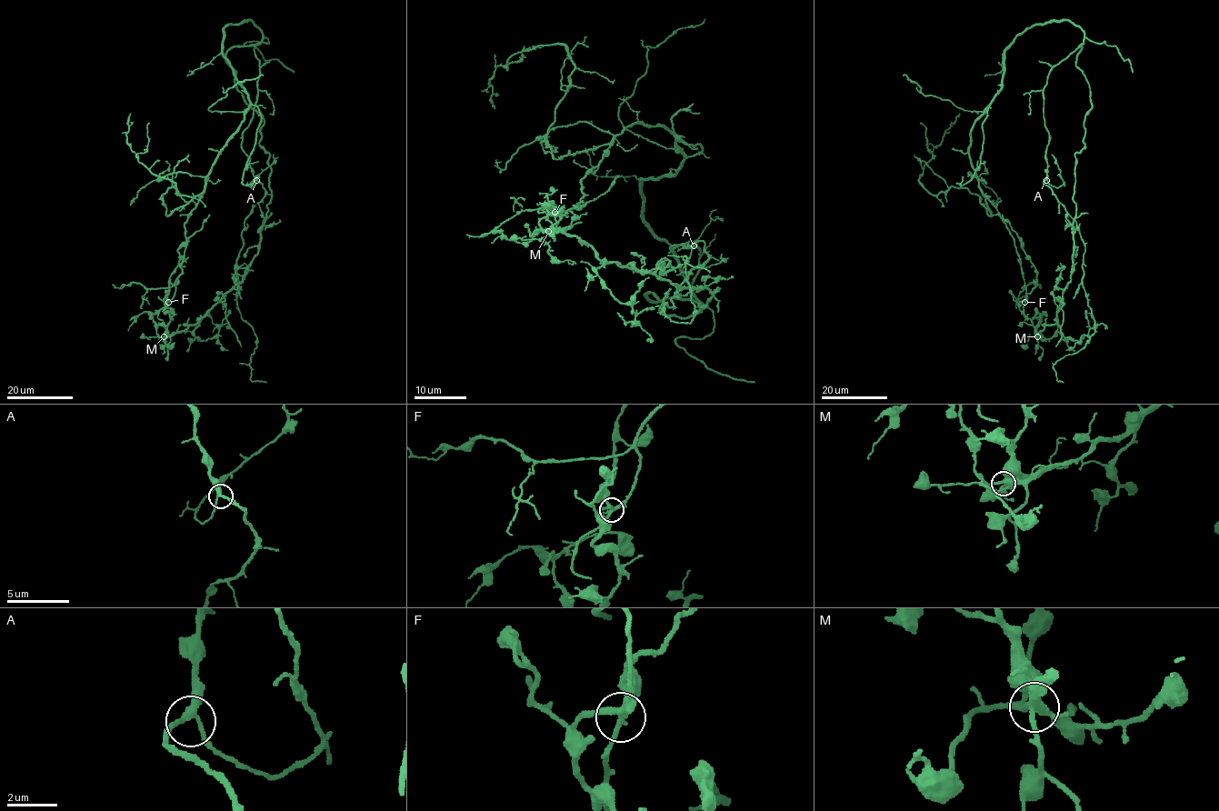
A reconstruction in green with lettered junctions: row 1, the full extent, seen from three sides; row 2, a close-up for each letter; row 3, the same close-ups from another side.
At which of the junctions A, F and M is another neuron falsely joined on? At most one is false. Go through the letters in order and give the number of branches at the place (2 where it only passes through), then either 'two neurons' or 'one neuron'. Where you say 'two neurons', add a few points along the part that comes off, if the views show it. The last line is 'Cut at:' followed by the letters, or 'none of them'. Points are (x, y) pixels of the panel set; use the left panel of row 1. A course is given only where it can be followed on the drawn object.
A: 3 | one neuron
F: 4 | one neuron
M: 5 | one neuron
Cut at: none of them

